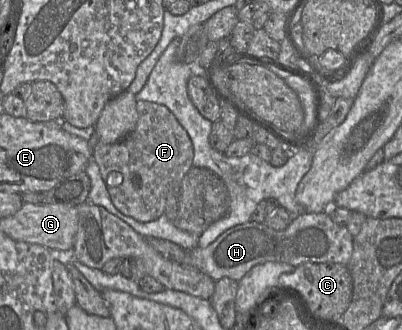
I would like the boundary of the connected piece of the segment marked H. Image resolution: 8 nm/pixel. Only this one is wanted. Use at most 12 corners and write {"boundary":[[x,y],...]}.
{"boundary":[[303,212],[284,230],[246,222],[192,265],[239,281],[255,265],[347,265],[353,236],[328,212]]}

